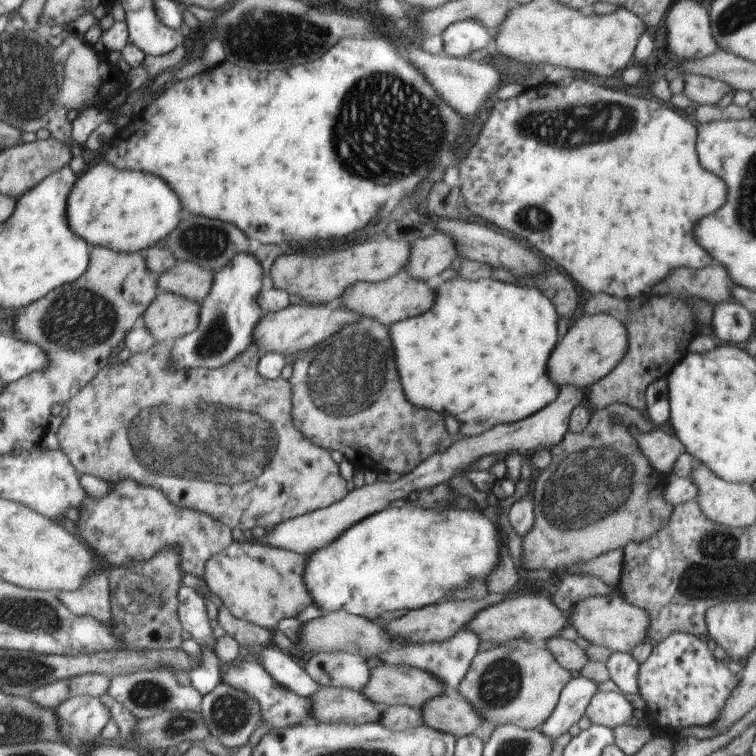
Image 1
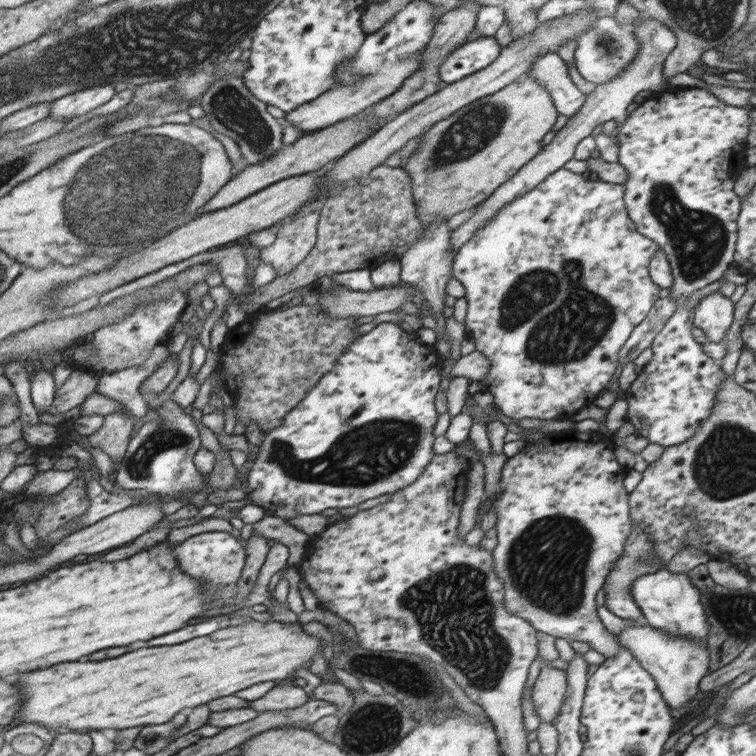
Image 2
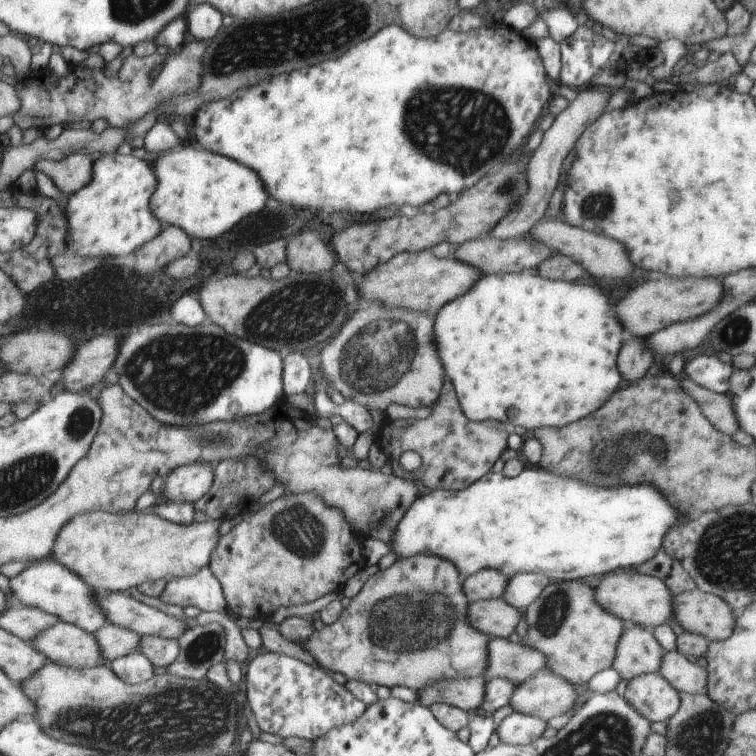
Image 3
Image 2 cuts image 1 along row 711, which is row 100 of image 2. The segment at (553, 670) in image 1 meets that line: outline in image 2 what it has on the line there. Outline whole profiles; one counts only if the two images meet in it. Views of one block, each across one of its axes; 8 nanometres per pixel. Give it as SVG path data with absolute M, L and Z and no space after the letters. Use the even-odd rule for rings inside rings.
M528 72L502 90L474 100L432 125L422 135L420 148L402 164L412 179L412 195L416 199L414 203L418 207L418 219L421 220L421 224L427 227L438 217L448 220L454 214L487 199L496 188L514 176L540 152L544 135L552 130L559 115L550 92Z

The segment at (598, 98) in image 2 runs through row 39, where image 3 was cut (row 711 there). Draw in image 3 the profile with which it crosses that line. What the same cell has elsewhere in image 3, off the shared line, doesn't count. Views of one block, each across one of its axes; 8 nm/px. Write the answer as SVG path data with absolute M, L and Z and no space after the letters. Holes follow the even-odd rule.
M645 673L628 681L628 688L624 695L625 700L643 718L652 722L668 722L678 711L681 704L680 693L673 688L659 673Z

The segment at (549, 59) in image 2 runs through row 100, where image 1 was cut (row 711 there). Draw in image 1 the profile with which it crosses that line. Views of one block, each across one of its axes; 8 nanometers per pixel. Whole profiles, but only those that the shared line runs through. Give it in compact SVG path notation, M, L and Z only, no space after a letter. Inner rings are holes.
M586 677L571 678L564 686L557 705L547 721L540 726L544 735L553 742L564 733L572 724L576 724L585 714L588 703L597 693L598 683Z

